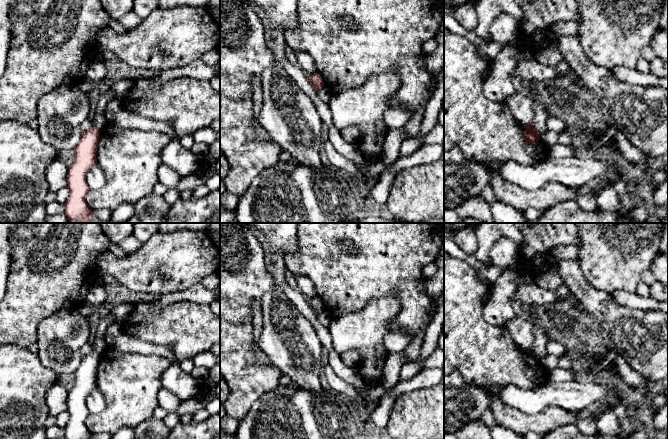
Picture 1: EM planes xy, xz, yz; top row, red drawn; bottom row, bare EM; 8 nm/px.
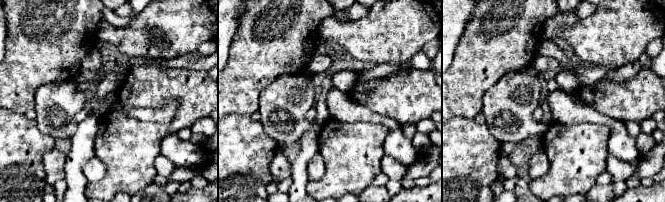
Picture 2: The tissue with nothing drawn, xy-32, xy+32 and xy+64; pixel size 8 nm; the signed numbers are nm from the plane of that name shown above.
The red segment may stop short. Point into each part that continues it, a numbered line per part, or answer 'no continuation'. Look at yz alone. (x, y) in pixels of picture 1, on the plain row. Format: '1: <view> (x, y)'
no continuation

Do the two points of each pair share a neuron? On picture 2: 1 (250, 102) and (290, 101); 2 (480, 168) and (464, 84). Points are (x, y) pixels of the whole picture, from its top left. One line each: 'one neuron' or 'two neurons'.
1: two neurons
2: two neurons

